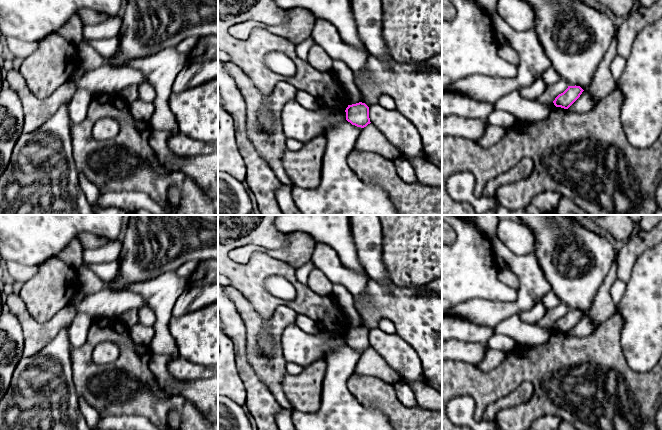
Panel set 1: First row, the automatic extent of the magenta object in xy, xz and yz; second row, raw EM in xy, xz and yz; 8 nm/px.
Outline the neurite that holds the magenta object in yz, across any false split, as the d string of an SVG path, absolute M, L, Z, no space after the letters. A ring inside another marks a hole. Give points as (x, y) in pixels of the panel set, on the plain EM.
M568 310L568 312L559 318L553 325L556 331L568 333L582 318L584 314L580 310Z

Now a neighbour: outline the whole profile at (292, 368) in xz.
M286 362L286 370L287 370L288 374L297 375L297 374L301 373L303 369L304 369L304 367L302 367L298 364L295 364L292 362Z

